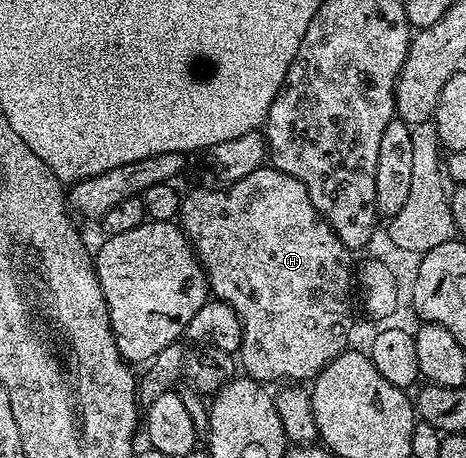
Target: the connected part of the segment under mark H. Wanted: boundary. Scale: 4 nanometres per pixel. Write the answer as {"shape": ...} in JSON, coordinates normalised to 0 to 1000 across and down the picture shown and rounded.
{"shape":[[[558,365],[521,391],[511,391],[509,397],[461,410],[466,413],[418,413],[403,430],[399,424],[384,450],[380,483],[393,511],[418,541],[418,552],[436,576],[436,590],[444,594],[444,620],[459,655],[481,657],[491,670],[500,670],[500,679],[513,692],[521,716],[521,749],[513,755],[509,773],[511,795],[528,821],[558,836],[575,836],[573,832],[665,836],[717,779],[732,775],[747,760],[749,714],[758,699],[758,683],[753,683],[753,657],[758,666],[755,546],[745,544],[740,531],[732,531],[732,522],[710,502],[702,480],[680,461],[680,452],[672,452],[672,434],[663,434],[663,417],[655,400],[629,391],[629,382],[612,382],[601,369]]]}

